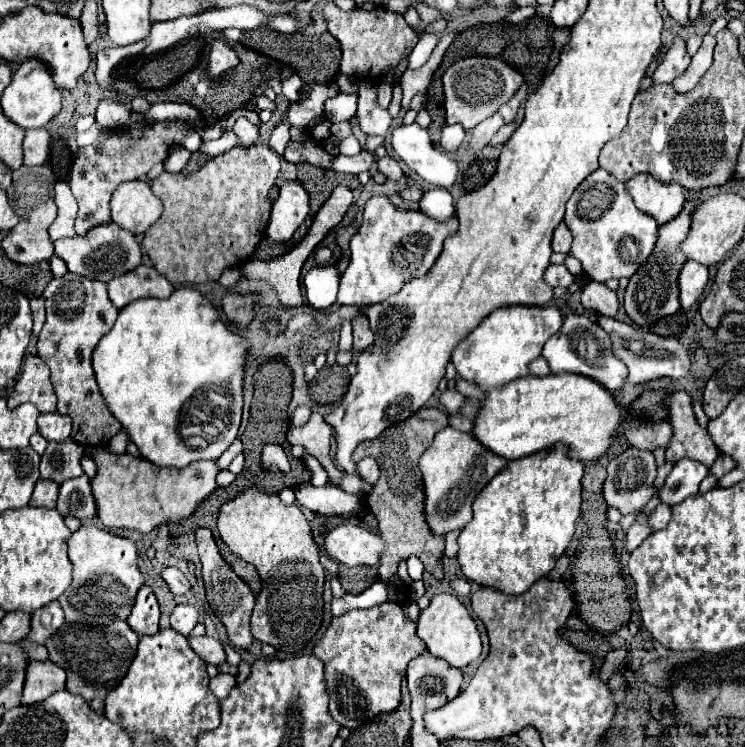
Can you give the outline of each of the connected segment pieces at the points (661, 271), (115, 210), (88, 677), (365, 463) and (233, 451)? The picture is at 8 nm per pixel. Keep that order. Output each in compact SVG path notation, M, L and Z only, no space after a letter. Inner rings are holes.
M688 202L684 206L684 210L672 222L660 226L658 244L654 248L654 254L648 258L648 262L642 268L638 268L638 272L628 282L628 288L626 288L626 294L624 294L624 308L626 308L628 316L640 326L650 326L656 320L660 320L660 318L664 318L668 314L676 314L680 310L678 272L680 272L686 256L676 246L686 238L686 232L690 228L692 208L694 208L694 204Z
M144 180L120 184L114 190L110 206L112 220L132 234L144 234L162 214L160 200L152 194L148 182Z
M116 620L112 626L82 626L82 624L64 624L58 634L48 638L46 648L50 652L50 660L58 664L68 680L68 692L82 696L90 708L98 714L104 714L106 694L120 684L126 676L138 646L138 634L130 630L130 626L122 620Z
M364 458L358 462L358 468L360 468L360 474L364 480L368 480L370 484L376 484L378 478L380 478L380 470L378 470L378 464L374 458Z
M236 438L236 440L234 440L234 444L232 444L232 446L230 446L230 448L228 448L220 458L218 458L220 468L228 468L228 464L230 464L230 462L232 462L232 460L242 452L242 450L244 450L244 444L242 444L242 440L238 440L238 438Z

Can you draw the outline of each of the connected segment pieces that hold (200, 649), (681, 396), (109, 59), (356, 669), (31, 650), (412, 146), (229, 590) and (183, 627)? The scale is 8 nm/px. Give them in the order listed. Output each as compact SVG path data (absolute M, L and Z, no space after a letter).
M200 636L200 638L188 638L190 648L206 662L206 664L214 664L218 668L222 668L226 664L226 652L220 640L216 638L208 638L208 636Z
M674 392L666 404L670 408L670 424L674 428L672 442L666 448L666 460L676 464L682 458L692 458L712 466L720 452L712 444L708 430L698 424L692 396L686 392Z
M144 39L128 46L106 49L97 54L96 80L107 95L115 89L111 79L112 70L123 59L142 54L145 47Z
M384 602L368 610L356 608L344 616L334 616L330 628L314 648L314 656L324 662L332 718L340 726L354 730L380 712L396 710L406 666L424 648L426 644L416 636L416 626L396 602Z
M23 639L19 641L22 646L24 646L24 650L26 650L27 654L30 654L30 658L32 660L48 660L48 652L46 652L46 648L38 648L38 646L34 646L34 643L28 642L28 640Z
M402 124L392 130L392 148L420 178L434 186L450 188L456 180L458 166L446 152L436 150L430 136L418 124Z
M198 528L196 530L196 544L198 544L200 562L202 562L202 578L204 578L204 586L206 586L208 604L216 612L220 622L226 626L230 644L236 646L238 650L248 650L252 640L254 640L252 634L250 634L250 616L252 616L256 596L248 588L248 584L242 582L234 574L234 570L228 566L228 562L220 556L216 540L214 540L214 536L212 536L212 532L208 528Z
M178 604L170 616L170 624L174 630L178 630L180 634L188 636L192 632L192 628L198 622L198 612L194 606L190 604Z

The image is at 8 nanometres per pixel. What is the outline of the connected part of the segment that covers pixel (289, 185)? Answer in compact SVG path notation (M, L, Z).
M286 180L280 186L280 194L272 204L266 238L270 244L286 244L292 234L310 214L310 196L300 180Z

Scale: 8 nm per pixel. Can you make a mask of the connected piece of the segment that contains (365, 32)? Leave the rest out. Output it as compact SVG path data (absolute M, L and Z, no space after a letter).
M326 2L324 20L328 24L328 32L342 46L340 72L350 78L356 78L358 82L374 80L374 84L380 84L384 70L396 68L401 59L412 52L420 39L420 35L402 19L402 15L390 12L384 6L376 6L372 10L354 8L350 12L344 12L334 2Z

